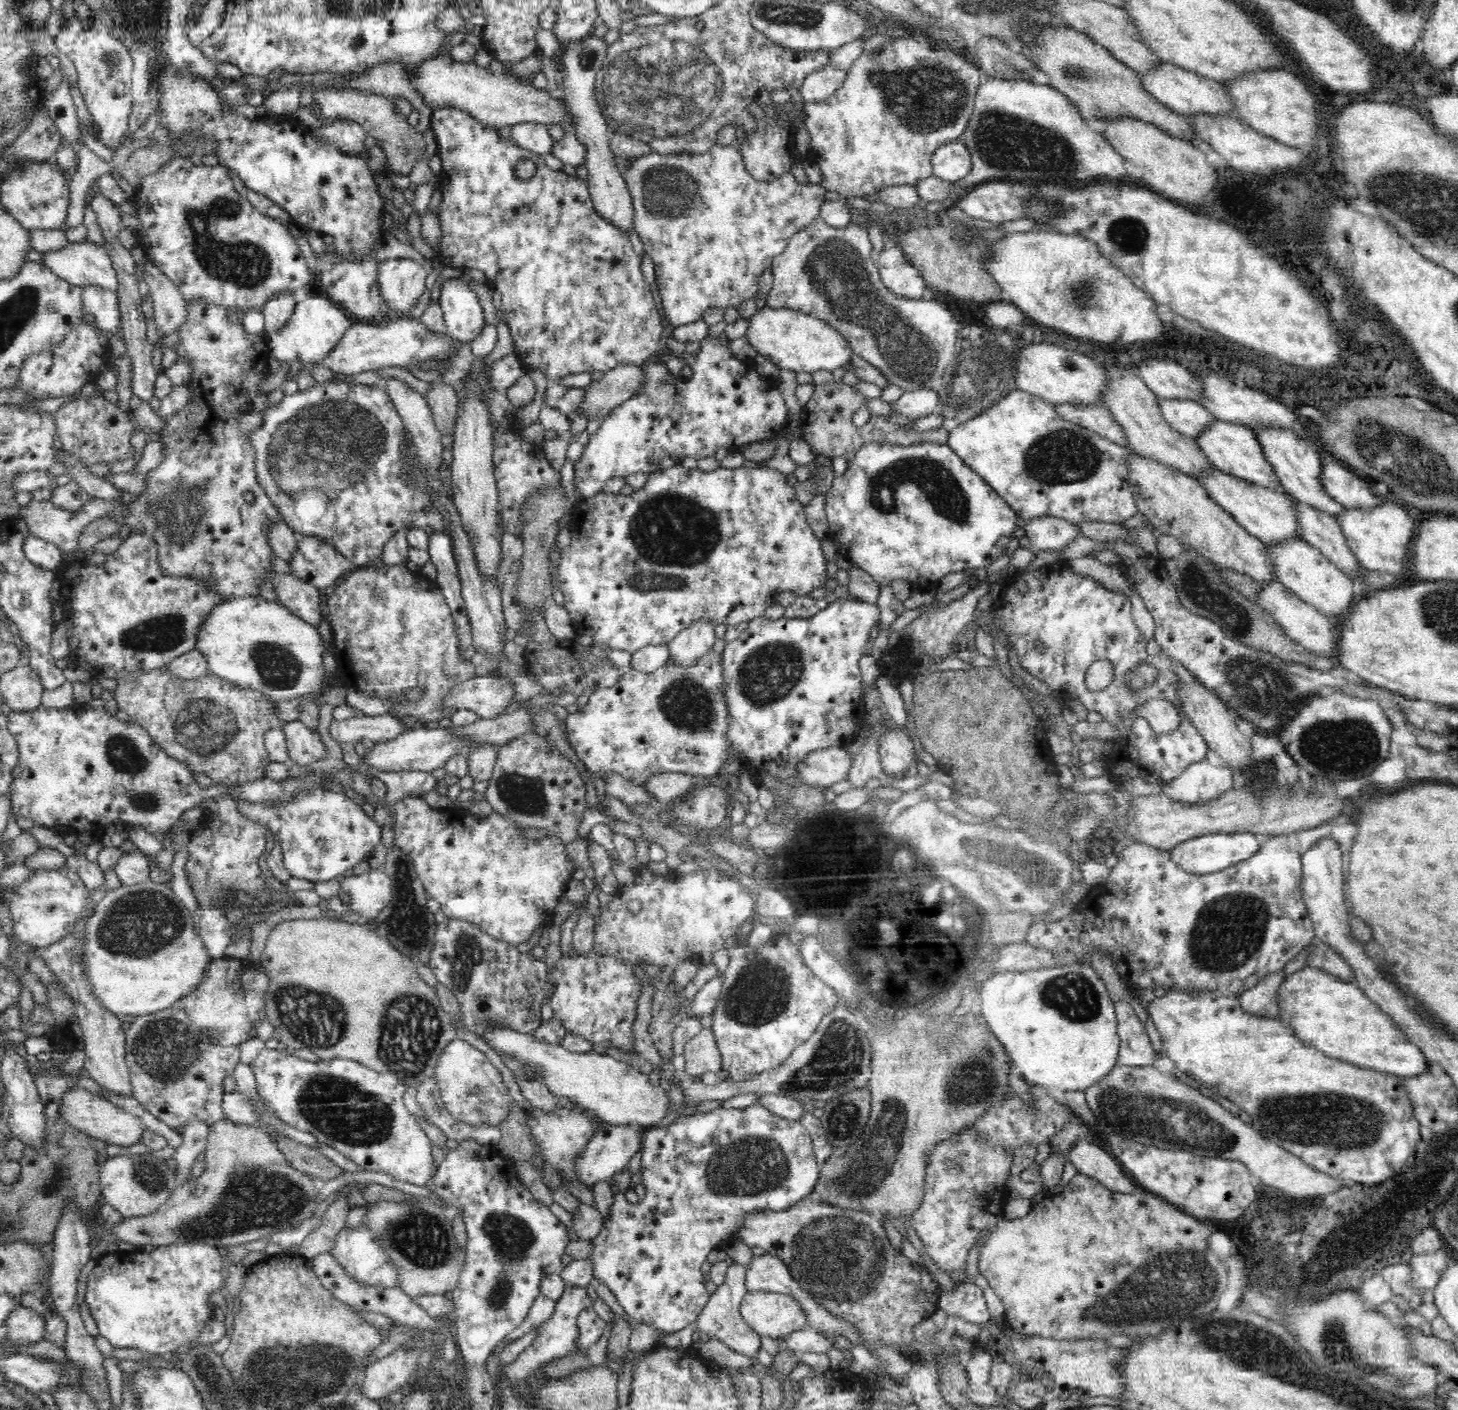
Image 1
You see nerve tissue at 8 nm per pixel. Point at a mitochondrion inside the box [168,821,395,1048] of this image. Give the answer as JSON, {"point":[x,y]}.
{"point":[236,905]}

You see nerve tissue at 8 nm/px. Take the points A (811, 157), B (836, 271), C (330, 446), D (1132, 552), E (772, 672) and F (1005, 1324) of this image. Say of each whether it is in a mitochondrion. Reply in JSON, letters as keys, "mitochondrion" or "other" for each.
{"A":"other","B":"mitochondrion","C":"mitochondrion","D":"other","E":"mitochondrion","F":"other"}

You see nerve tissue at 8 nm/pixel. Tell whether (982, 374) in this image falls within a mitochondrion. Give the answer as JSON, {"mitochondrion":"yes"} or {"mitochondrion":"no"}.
{"mitochondrion":"yes"}

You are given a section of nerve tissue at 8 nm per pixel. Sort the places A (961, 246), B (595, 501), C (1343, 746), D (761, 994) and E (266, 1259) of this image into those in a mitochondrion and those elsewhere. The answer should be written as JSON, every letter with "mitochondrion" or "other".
{"A":"mitochondrion","B":"other","C":"mitochondrion","D":"mitochondrion","E":"other"}

